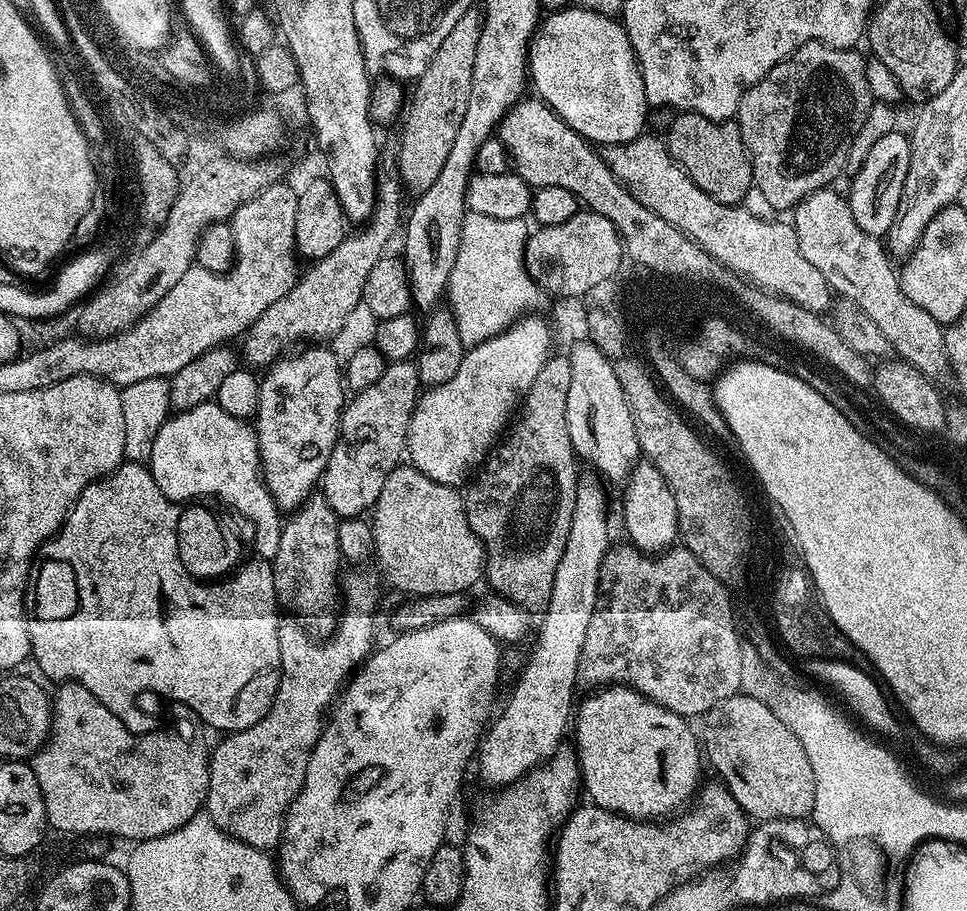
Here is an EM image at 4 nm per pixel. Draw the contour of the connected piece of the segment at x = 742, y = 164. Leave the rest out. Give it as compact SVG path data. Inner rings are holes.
M680 112L668 128L668 152L684 173L710 198L723 204L743 205L746 194L754 187L752 159L742 142L740 125L732 120L711 120L697 112Z

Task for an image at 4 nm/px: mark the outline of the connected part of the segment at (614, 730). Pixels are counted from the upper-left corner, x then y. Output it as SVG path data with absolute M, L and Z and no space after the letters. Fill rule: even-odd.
M623 684L600 686L589 692L592 693L590 693L581 704L579 701L578 707L574 712L574 732L576 728L576 744L574 743L574 751L576 754L576 763L580 766L580 778L583 791L588 791L587 799L591 801L591 803L597 804L600 808L616 812L619 816L627 816L630 820L656 822L661 818L668 818L673 814L679 813L681 809L697 795L698 789L702 784L702 779L700 780L702 744L698 739L697 733L694 731L694 728L691 728L691 726L688 725L691 723L689 723L685 717L674 714L670 710L666 710L661 704L654 702L650 698L646 698L640 692L636 692L632 688L625 688Z

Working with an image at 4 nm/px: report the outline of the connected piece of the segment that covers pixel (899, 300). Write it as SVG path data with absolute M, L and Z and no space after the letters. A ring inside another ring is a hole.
M835 187L819 188L817 192L811 192L805 200L801 200L794 209L794 227L798 238L798 250L802 250L802 258L826 278L829 288L837 297L848 300L852 304L857 304L863 312L886 334L889 345L894 349L895 355L903 360L905 364L914 366L923 376L929 380L939 381L939 376L948 376L950 365L948 362L948 351L944 341L944 328L922 306L914 306L910 298L900 289L900 277L897 269L892 269L893 261L890 253L877 237L866 234L858 222L854 222L854 214L850 210L847 199L835 192Z

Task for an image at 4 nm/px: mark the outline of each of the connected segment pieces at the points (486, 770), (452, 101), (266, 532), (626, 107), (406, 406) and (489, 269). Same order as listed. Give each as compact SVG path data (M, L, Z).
M581 479L576 485L576 501L574 502L573 524L570 526L569 537L566 538L566 546L562 550L562 558L558 562L558 570L554 570L554 586L550 590L550 598L548 599L548 607L543 609L542 616L544 621L540 624L540 633L536 636L536 645L532 648L532 653L528 656L528 661L524 664L524 669L520 672L520 677L516 680L516 685L512 688L512 693L508 696L508 701L504 704L504 713L500 717L493 719L489 723L478 749L478 764L480 760L480 776L488 784L493 784L496 790L503 789L505 786L511 786L516 781L522 779L525 774L531 772L539 764L543 764L545 760L549 760L562 744L560 739L564 736L564 731L569 731L570 717L574 712L574 700L572 704L572 691L578 688L578 662L582 654L582 642L586 642L586 630L590 630L590 618L596 609L596 600L600 596L600 567L604 564L604 558L609 551L610 543L608 544L608 504L604 501L603 492L590 481Z
M469 10L458 18L454 30L446 34L442 46L434 50L434 58L426 66L426 70L415 81L412 92L412 105L407 105L408 118L404 129L400 132L400 153L396 156L395 167L398 169L400 183L409 193L419 194L434 186L434 178L442 170L442 162L446 162L450 154L450 146L454 146L454 134L458 134L458 126L462 126L462 118L466 118L466 105L470 102L470 82L474 82L474 57L478 54L478 38L482 34L484 17L479 11Z
M214 402L199 404L184 412L169 415L154 438L150 471L154 482L158 482L158 490L162 490L162 494L166 494L166 498L171 500L192 502L197 498L208 498L204 496L217 496L218 499L225 500L234 511L241 512L256 527L255 555L271 562L278 554L284 520L260 475L260 447L256 441L256 429L249 421L234 418L234 414L226 414L226 410L222 410L222 406Z
M569 6L560 12L547 13L541 19L536 33L532 35L532 43L528 45L528 75L531 87L533 89L536 87L535 95L553 108L562 118L562 122L566 122L566 126L570 126L579 136L584 137L585 140L593 145L625 144L631 140L637 140L639 136L645 135L646 128L644 128L644 123L648 120L648 112L650 113L650 105L646 98L646 86L642 82L642 70L640 69L640 63L636 61L634 50L630 46L628 32L619 19L603 16L594 10L586 10L585 8L577 8L575 6Z
M398 360L385 367L382 378L378 378L374 386L366 386L366 390L355 393L345 403L344 411L340 414L340 436L326 462L322 477L324 501L333 508L337 517L360 518L375 508L378 494L382 494L382 482L386 482L388 473L398 467L405 455L410 418L421 392L419 367L412 360Z
M471 211L465 215L458 242L458 258L454 258L454 270L450 270L446 293L447 307L458 326L458 338L462 338L465 346L481 344L507 328L521 313L531 313L539 306L542 290L530 278L524 265L524 244L530 235L527 223L529 221L524 218L492 218Z

